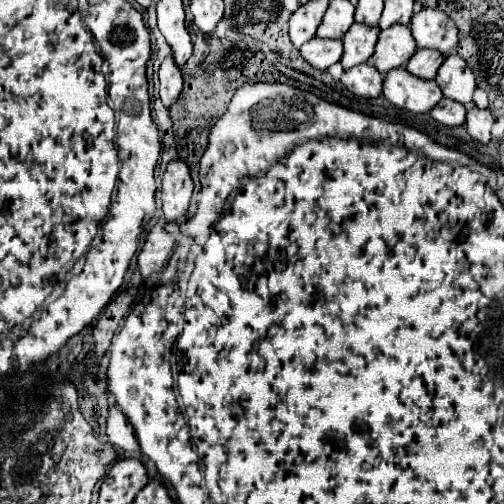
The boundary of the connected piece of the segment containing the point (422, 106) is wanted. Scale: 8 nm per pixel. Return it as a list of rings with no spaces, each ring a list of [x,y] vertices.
[[[404,66],[392,68],[384,76],[384,90],[382,94],[398,108],[406,108],[410,112],[422,114],[434,108],[442,98],[442,92],[436,80],[424,80],[410,74]]]

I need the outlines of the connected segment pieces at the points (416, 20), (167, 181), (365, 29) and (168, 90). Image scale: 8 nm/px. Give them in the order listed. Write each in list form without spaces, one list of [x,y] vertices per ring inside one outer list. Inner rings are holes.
[[[422,8],[410,20],[410,28],[418,48],[440,50],[448,56],[458,44],[458,28],[456,24],[436,8]]]
[[[172,160],[162,176],[162,210],[166,220],[178,220],[186,214],[192,196],[190,168],[184,160]]]
[[[354,22],[350,26],[350,30],[342,38],[344,40],[344,54],[342,54],[342,60],[340,62],[342,62],[344,70],[368,62],[368,58],[374,52],[378,34],[380,34],[380,28],[378,26],[372,28],[372,26],[358,24],[358,22]]]
[[[168,54],[162,60],[158,78],[160,78],[160,98],[162,98],[162,104],[168,108],[170,104],[174,104],[178,100],[178,96],[182,92],[182,74],[180,74],[180,68],[174,62],[172,54]]]

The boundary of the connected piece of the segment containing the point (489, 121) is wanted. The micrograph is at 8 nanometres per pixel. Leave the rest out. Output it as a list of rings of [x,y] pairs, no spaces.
[[[472,106],[468,112],[466,112],[466,130],[470,132],[470,136],[482,144],[488,144],[490,142],[490,128],[494,124],[494,116],[492,112],[486,108],[486,110],[480,110],[478,106]]]

